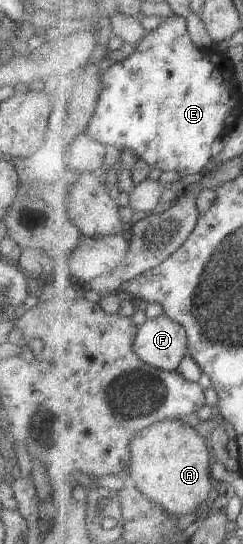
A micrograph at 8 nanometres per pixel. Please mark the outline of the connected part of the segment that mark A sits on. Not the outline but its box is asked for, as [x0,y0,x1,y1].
[128,419,214,518]

